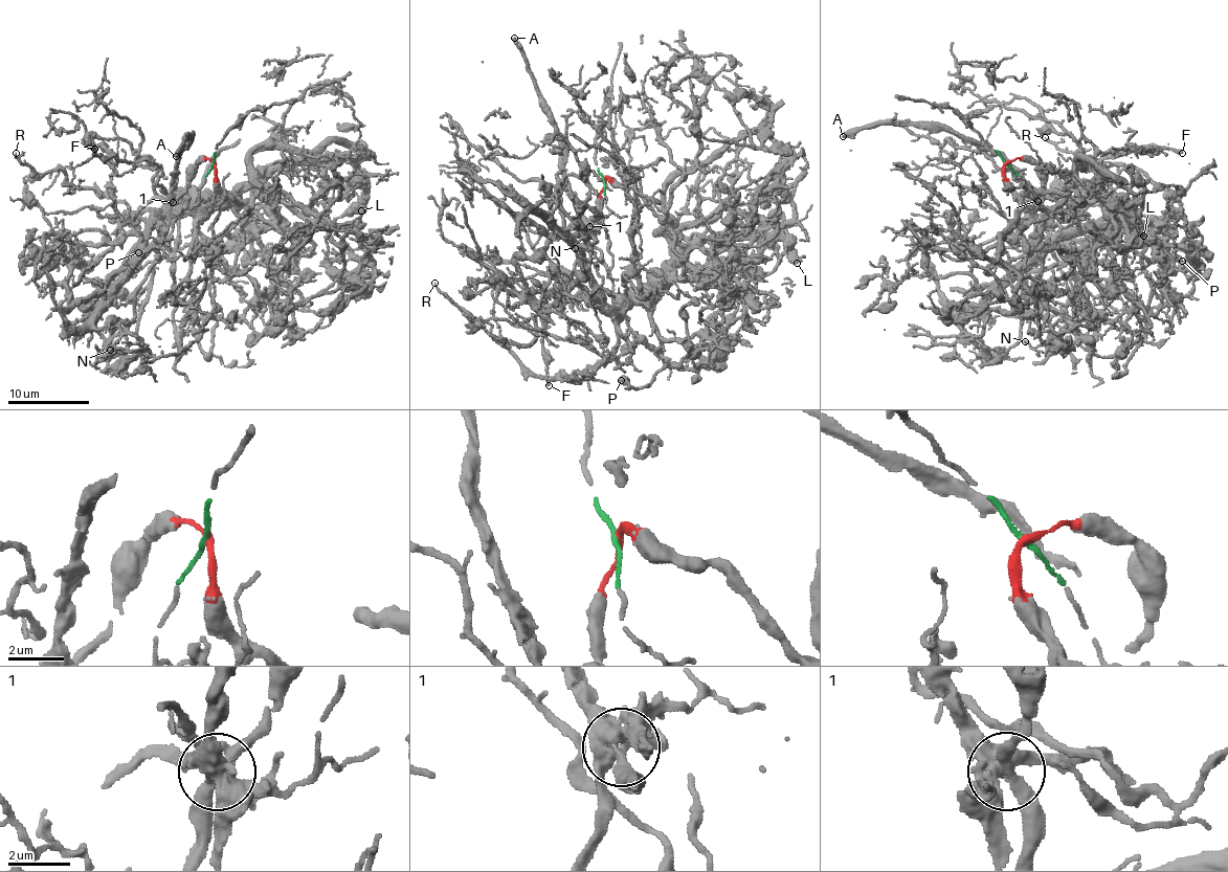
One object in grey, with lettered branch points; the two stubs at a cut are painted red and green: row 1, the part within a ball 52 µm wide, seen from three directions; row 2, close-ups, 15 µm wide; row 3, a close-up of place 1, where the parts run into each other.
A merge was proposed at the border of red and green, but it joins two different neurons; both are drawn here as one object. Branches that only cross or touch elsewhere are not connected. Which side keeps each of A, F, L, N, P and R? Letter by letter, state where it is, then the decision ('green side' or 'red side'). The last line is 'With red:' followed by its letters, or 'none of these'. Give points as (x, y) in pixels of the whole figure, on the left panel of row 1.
A: at (176, 156); green side
F: at (94, 149); green side
L: at (361, 210); red side
N: at (110, 350); red side
P: at (138, 252); red side
R: at (16, 153); red side
With red: L, N, P, R

